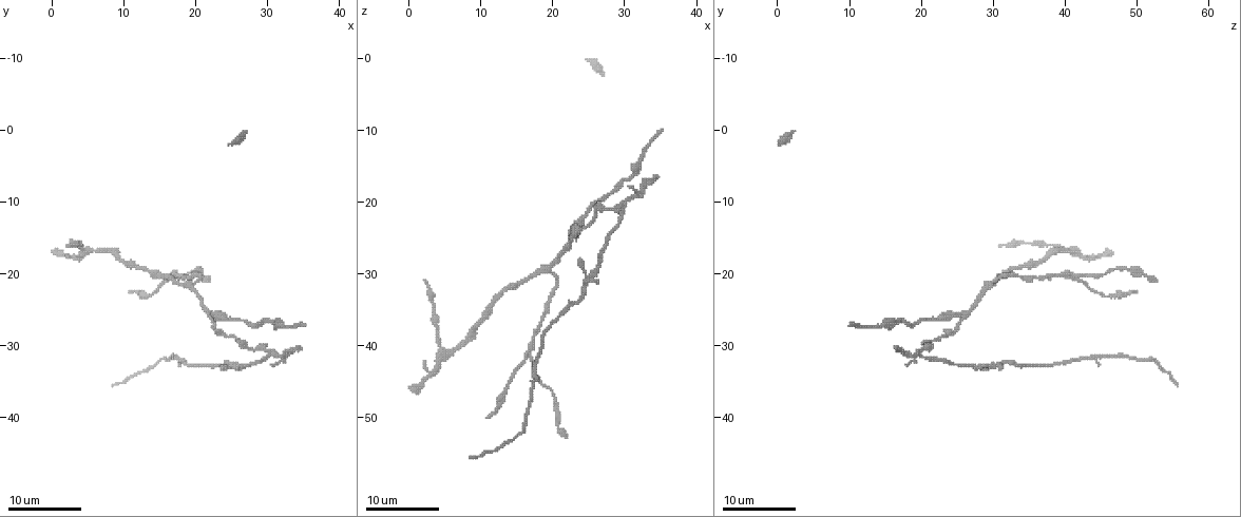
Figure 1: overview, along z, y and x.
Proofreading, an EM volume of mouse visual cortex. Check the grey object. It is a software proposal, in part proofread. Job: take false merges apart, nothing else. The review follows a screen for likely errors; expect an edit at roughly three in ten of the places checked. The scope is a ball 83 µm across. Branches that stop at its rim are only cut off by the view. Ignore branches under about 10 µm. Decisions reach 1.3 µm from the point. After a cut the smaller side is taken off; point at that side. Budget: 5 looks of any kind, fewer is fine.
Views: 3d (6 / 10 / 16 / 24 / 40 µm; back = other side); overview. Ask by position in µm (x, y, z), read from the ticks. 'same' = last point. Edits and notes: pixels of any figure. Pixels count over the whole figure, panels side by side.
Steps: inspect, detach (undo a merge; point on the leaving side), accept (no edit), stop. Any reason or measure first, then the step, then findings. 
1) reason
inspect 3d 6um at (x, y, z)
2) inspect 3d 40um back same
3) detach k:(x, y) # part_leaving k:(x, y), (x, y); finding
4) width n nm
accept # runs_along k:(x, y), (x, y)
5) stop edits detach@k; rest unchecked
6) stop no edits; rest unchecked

sudden change in width
inspect 3d 6um at (26.5, 29.5, 21.5)

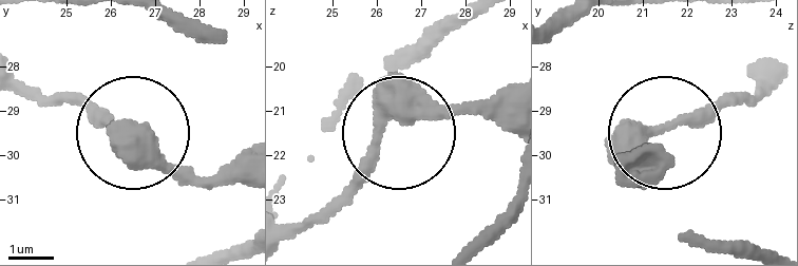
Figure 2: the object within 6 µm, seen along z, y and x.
width 290 nm
accept # runs_along 2:(328, 203), (381, 127), (491, 97); continuous, no second neuron

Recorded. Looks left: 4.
two arms in line, one across
inspect 3d 10um at (16.5, 20.5, 41.5)

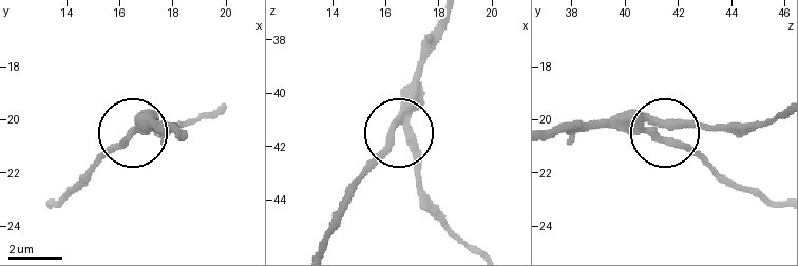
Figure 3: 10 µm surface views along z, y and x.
accept # runs_along 3:(448, 19), (386, 149), (350, 187); one neuron here

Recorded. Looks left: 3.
inspect 3d 6um at (20.0, 21.0, 29.5)

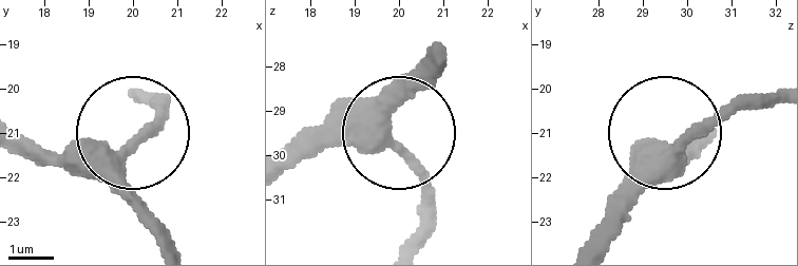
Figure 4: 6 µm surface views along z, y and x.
other side
inspect 3d 6um back at (19.70, 21.55, 29.65)

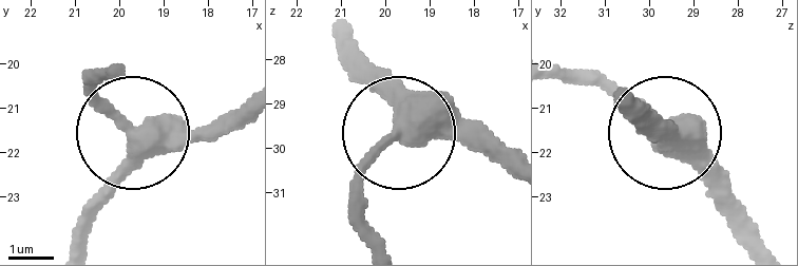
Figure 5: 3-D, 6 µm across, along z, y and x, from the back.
width 450 nm
accept # runs_along 5:(341, 26), (394, 117), (357, 205); all the same neuron

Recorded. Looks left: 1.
stop no edits; rest unchecked

